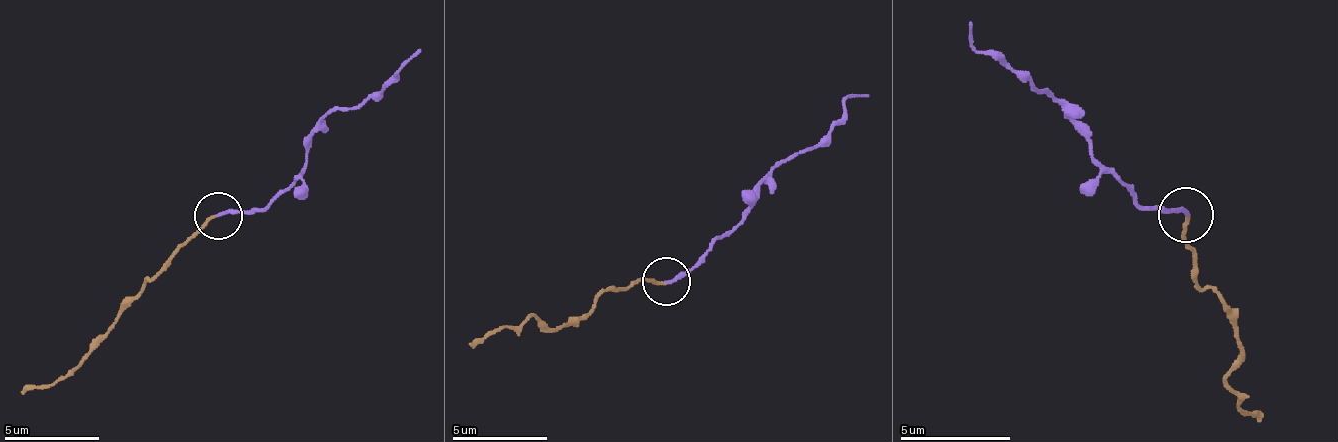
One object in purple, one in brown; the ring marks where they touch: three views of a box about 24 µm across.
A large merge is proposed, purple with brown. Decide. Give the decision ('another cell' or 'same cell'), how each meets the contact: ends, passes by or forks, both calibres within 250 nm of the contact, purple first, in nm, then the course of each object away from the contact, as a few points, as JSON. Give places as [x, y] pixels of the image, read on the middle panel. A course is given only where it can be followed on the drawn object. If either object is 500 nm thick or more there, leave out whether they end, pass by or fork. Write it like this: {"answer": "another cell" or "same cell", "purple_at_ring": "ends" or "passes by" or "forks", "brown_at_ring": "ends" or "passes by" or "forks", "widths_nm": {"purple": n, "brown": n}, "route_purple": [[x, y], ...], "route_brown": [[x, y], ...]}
{"answer": "same cell", "purple_at_ring": "ends", "brown_at_ring": "ends", "widths_nm": {"purple": 180, "brown": 150}, "route_purple": [[665, 282], [722, 239], [755, 201], [755, 187], [779, 163], [813, 149], [851, 97], [870, 97]], "route_brown": [[665, 282], [608, 287], [589, 311], [560, 330], [546, 330], [532, 316], [470, 344]]}

